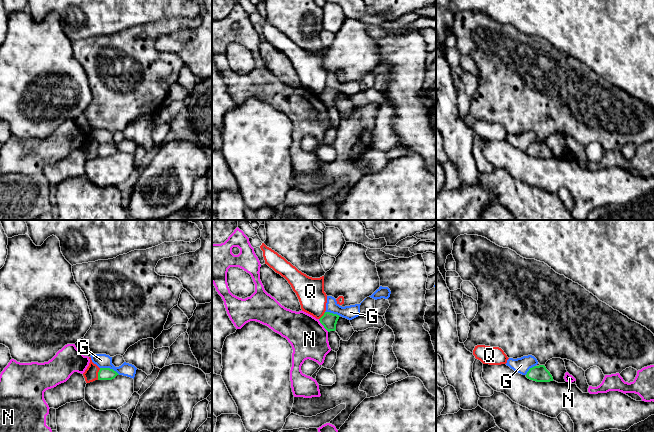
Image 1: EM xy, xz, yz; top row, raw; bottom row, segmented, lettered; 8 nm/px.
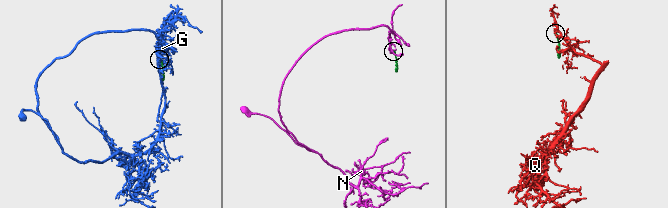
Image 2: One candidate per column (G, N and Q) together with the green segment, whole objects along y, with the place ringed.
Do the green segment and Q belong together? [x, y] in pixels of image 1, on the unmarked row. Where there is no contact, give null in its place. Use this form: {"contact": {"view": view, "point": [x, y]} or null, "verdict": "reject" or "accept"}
{"contact": {"view": "xy", "point": [98, 150]}, "verdict": "reject"}

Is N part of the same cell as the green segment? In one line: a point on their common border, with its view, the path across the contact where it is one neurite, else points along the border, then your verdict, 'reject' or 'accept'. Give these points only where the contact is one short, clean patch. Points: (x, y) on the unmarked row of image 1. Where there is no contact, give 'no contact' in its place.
contact xz (322, 100); border xz (318, 95), (328, 107); reject

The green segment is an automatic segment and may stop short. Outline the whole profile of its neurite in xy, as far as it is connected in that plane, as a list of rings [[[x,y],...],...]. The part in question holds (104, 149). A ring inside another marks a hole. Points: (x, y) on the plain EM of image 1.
[[[100,144],[98,148],[98,156],[112,156],[117,151],[119,151],[116,147],[110,144]]]

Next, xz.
[[[325,88],[324,91],[319,95],[319,97],[328,108],[335,107],[339,93],[340,92],[337,90]]]

